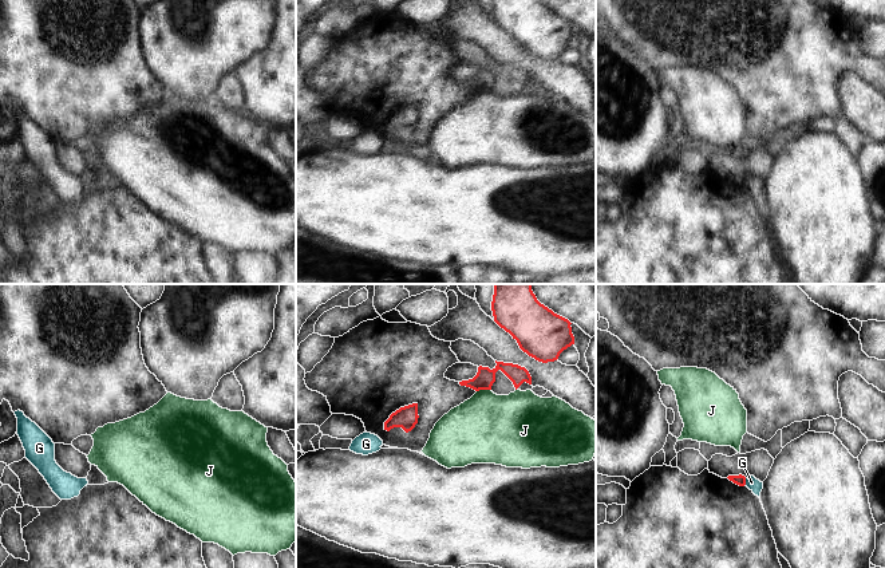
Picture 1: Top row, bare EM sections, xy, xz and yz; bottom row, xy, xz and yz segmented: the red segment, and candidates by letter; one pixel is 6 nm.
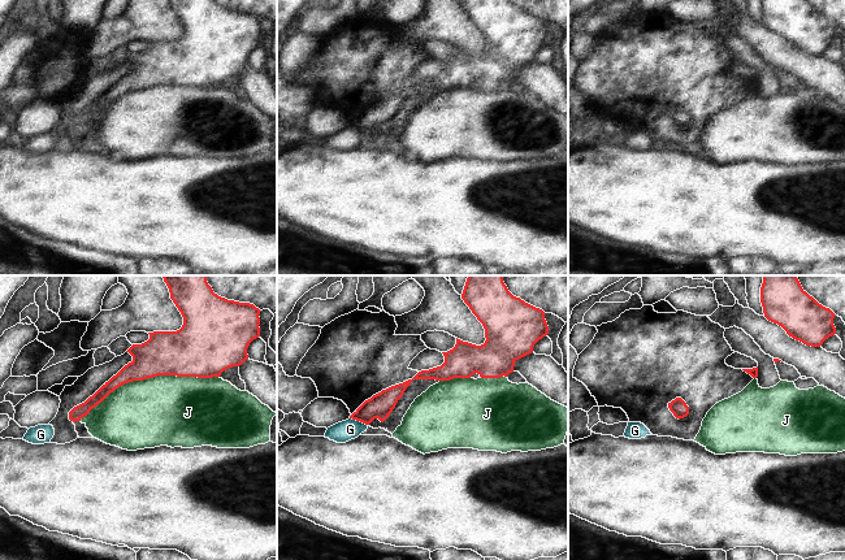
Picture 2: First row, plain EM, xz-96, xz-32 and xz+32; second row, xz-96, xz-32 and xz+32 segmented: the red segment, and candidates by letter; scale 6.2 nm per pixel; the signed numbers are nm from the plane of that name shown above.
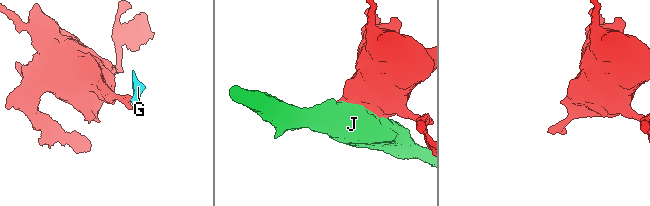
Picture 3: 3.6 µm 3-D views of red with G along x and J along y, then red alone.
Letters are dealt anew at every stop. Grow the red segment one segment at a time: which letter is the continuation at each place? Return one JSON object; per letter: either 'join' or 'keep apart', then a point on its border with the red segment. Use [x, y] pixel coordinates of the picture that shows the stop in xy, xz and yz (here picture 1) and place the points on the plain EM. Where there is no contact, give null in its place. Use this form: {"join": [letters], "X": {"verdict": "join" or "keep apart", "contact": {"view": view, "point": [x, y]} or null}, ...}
{"join": [], "G": {"verdict": "keep apart", "contact": {"view": "yz", "point": [745, 181]}}, "J": {"verdict": "keep apart", "contact": {"view": "xz", "point": [484, 89]}}}

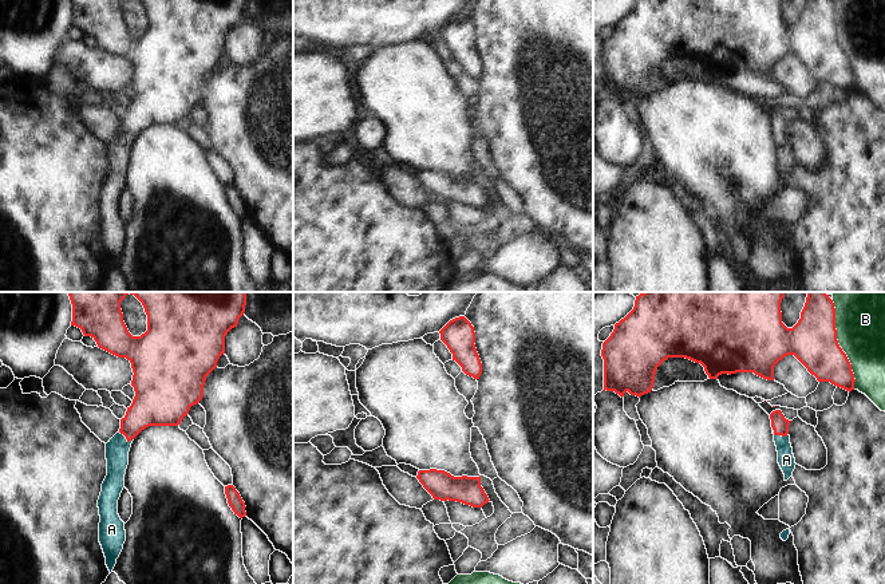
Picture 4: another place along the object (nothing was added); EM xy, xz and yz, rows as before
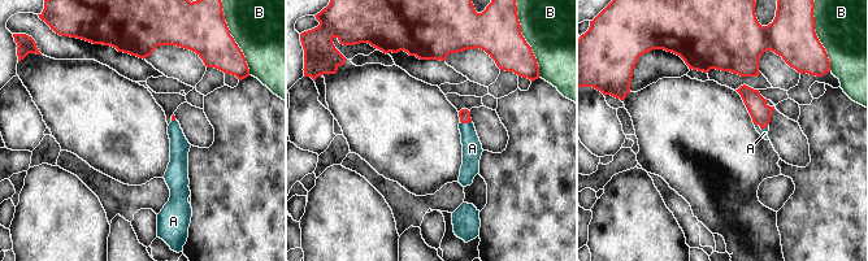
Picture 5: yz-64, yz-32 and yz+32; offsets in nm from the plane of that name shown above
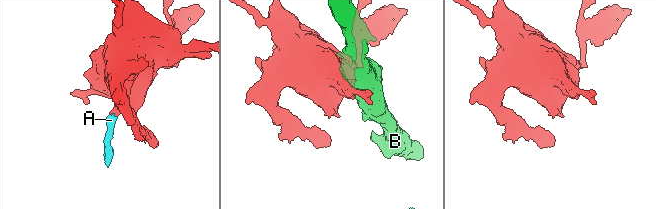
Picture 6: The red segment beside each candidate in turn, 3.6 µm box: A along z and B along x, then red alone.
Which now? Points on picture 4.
{"join": ["A"], "A": {"verdict": "join", "contact": {"view": "yz", "point": [779, 134]}}, "B": {"verdict": "keep apart", "contact": {"view": "yz", "point": [838, 44]}}}

